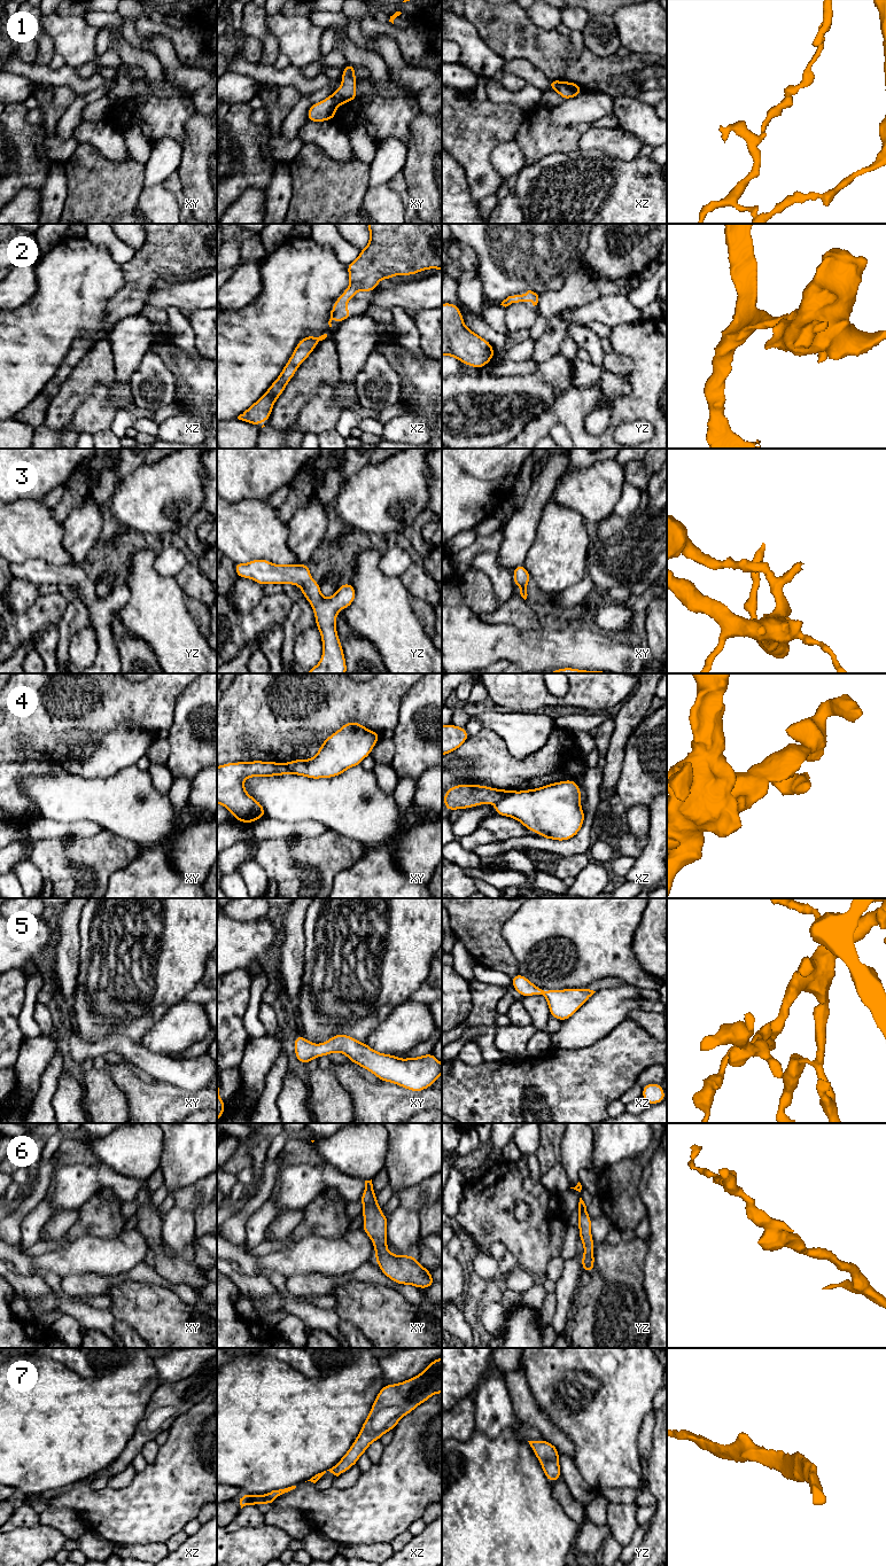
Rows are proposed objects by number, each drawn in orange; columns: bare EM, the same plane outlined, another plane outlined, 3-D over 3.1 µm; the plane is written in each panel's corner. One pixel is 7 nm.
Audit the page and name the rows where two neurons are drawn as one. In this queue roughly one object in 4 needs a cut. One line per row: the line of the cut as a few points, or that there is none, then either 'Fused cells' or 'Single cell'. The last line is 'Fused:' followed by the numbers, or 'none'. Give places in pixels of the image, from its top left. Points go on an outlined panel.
1: Split along xy (332, 94), (336, 106). Fused cells
2: No split. Single cell
3: No split. Single cell
4: Split along xz (514, 792), (495, 803). Fused cells
5: No split. Single cell
6: No split. Single cell
7: No split. Single cell
Fused: 1, 4

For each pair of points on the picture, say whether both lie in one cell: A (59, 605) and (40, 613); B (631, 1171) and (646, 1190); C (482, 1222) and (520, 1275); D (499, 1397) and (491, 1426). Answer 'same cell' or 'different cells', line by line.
A: same cell
B: different cells
C: different cells
D: same cell

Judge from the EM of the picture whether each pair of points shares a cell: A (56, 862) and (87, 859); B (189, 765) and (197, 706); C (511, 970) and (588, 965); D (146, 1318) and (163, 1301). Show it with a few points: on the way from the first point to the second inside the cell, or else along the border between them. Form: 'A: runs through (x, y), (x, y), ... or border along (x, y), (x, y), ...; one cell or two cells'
A: runs through (64, 857), (79, 859); one cell
B: runs through (192, 750), (197, 741), (197, 721); one cell
C: border along (507, 944), (517, 960), (519, 972); two cells
D: runs through (150, 1314), (158, 1306); one cell

